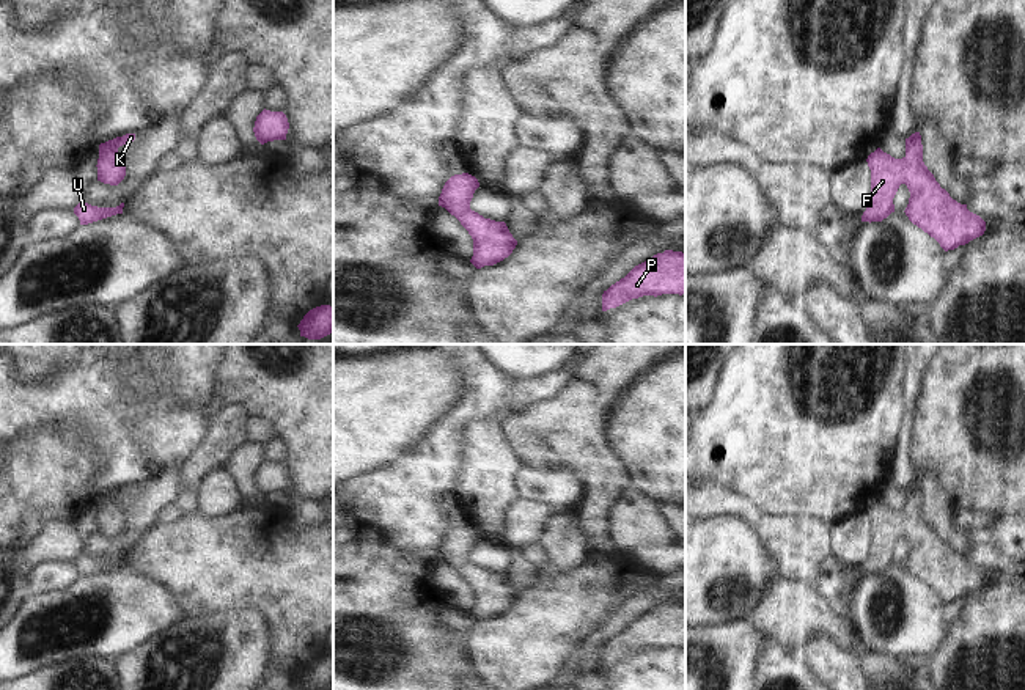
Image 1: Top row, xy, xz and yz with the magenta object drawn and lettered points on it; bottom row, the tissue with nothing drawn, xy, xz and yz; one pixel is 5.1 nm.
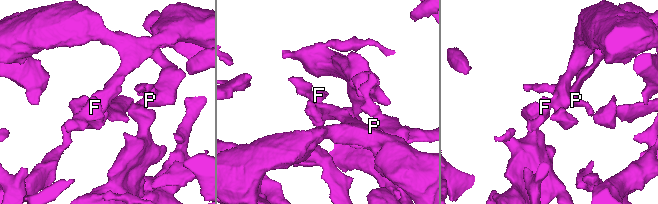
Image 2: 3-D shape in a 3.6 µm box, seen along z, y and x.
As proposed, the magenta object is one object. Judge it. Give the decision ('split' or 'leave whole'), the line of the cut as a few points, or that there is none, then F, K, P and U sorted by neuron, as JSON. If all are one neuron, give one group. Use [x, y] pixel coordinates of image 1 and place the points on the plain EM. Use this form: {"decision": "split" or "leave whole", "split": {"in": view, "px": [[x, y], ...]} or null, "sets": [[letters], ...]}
{"decision": "leave whole", "split": null, "sets": [["F", "K", "P", "U"]]}

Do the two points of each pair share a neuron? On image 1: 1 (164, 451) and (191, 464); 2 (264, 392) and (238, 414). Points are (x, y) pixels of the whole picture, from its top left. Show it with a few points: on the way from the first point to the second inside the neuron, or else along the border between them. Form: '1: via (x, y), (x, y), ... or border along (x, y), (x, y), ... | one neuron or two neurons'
1: border along (205, 431), (203, 439), (183, 462) | two neurons
2: border along (225, 403), (239, 403), (247, 414) | two neurons

